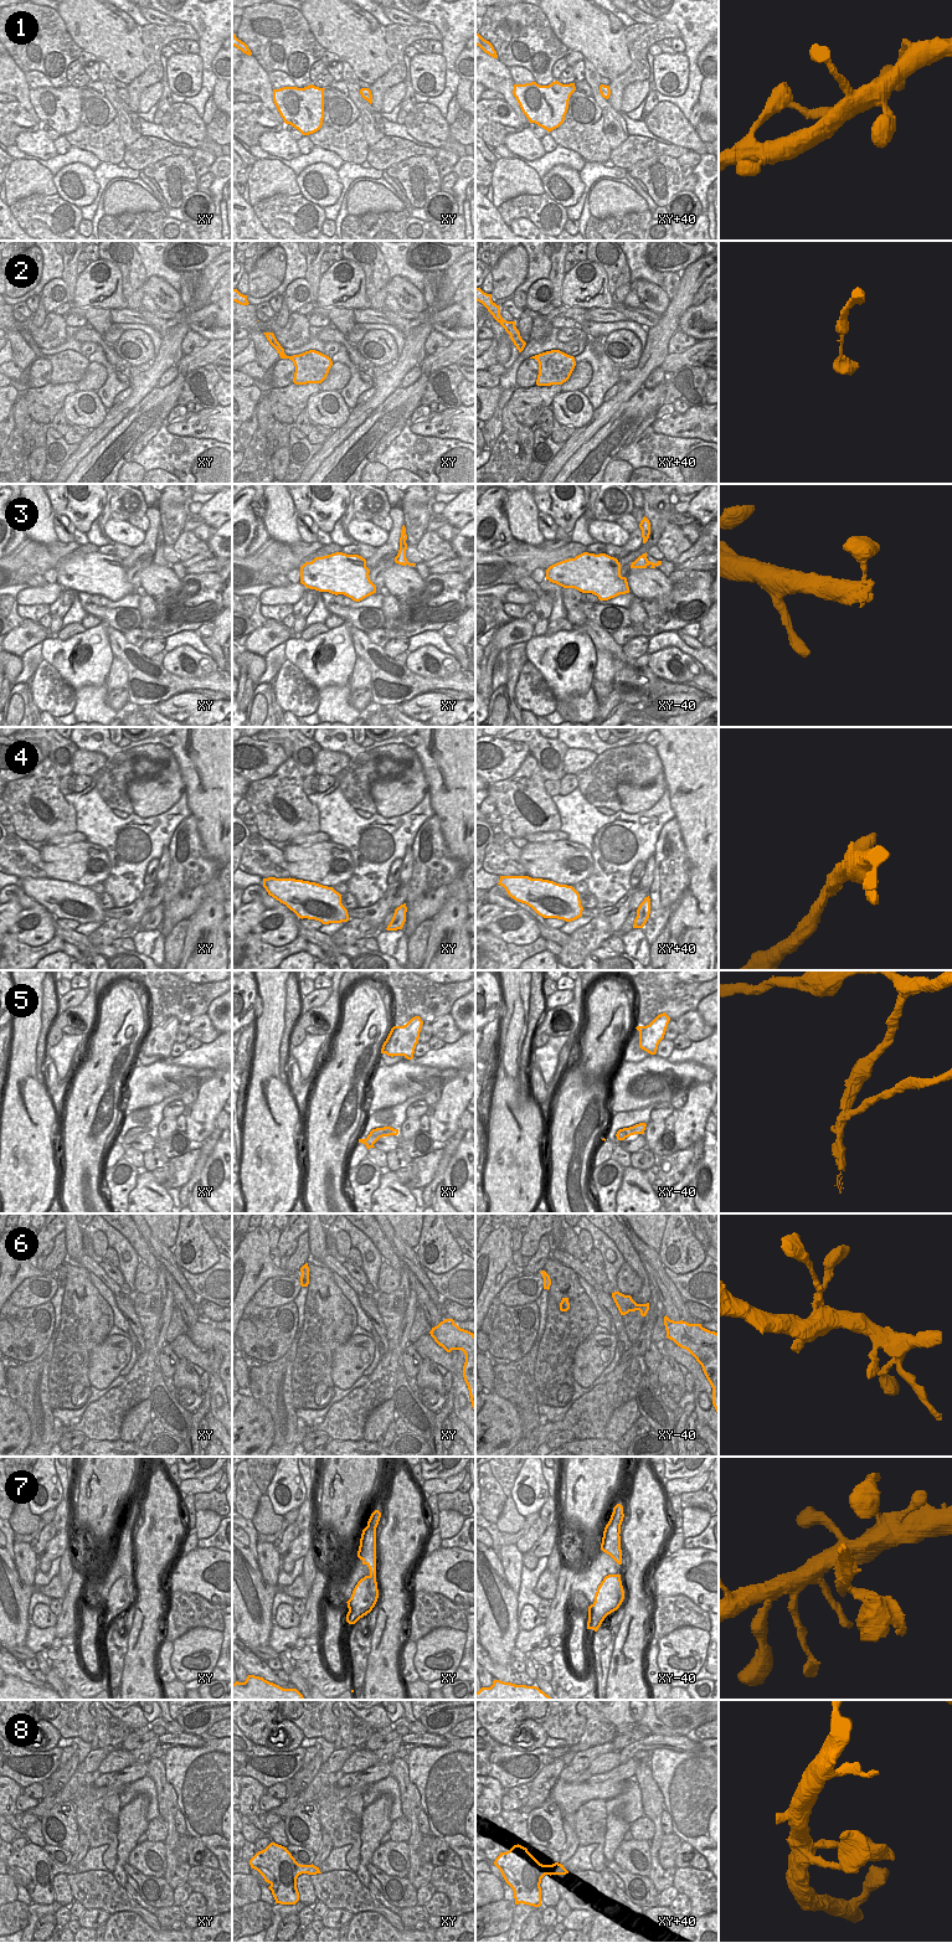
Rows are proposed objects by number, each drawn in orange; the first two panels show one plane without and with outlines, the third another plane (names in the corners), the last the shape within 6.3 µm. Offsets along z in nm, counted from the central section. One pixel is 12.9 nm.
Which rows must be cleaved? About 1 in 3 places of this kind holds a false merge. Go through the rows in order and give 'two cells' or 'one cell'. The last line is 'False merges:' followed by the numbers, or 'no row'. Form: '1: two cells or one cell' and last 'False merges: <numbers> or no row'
1: one cell
2: one cell
3: one cell
4: one cell
5: two cells
6: one cell
7: two cells
8: one cell
False merges: 5, 7

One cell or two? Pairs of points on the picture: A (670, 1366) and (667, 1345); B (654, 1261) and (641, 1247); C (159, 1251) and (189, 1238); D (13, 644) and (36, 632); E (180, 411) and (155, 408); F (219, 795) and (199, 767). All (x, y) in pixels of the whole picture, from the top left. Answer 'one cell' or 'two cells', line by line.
A: two cells
B: one cell
C: two cells
D: one cell
E: two cells
F: one cell

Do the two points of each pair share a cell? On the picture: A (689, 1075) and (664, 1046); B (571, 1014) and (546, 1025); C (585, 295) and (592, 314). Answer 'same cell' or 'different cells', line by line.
A: different cells
B: same cell
C: different cells

